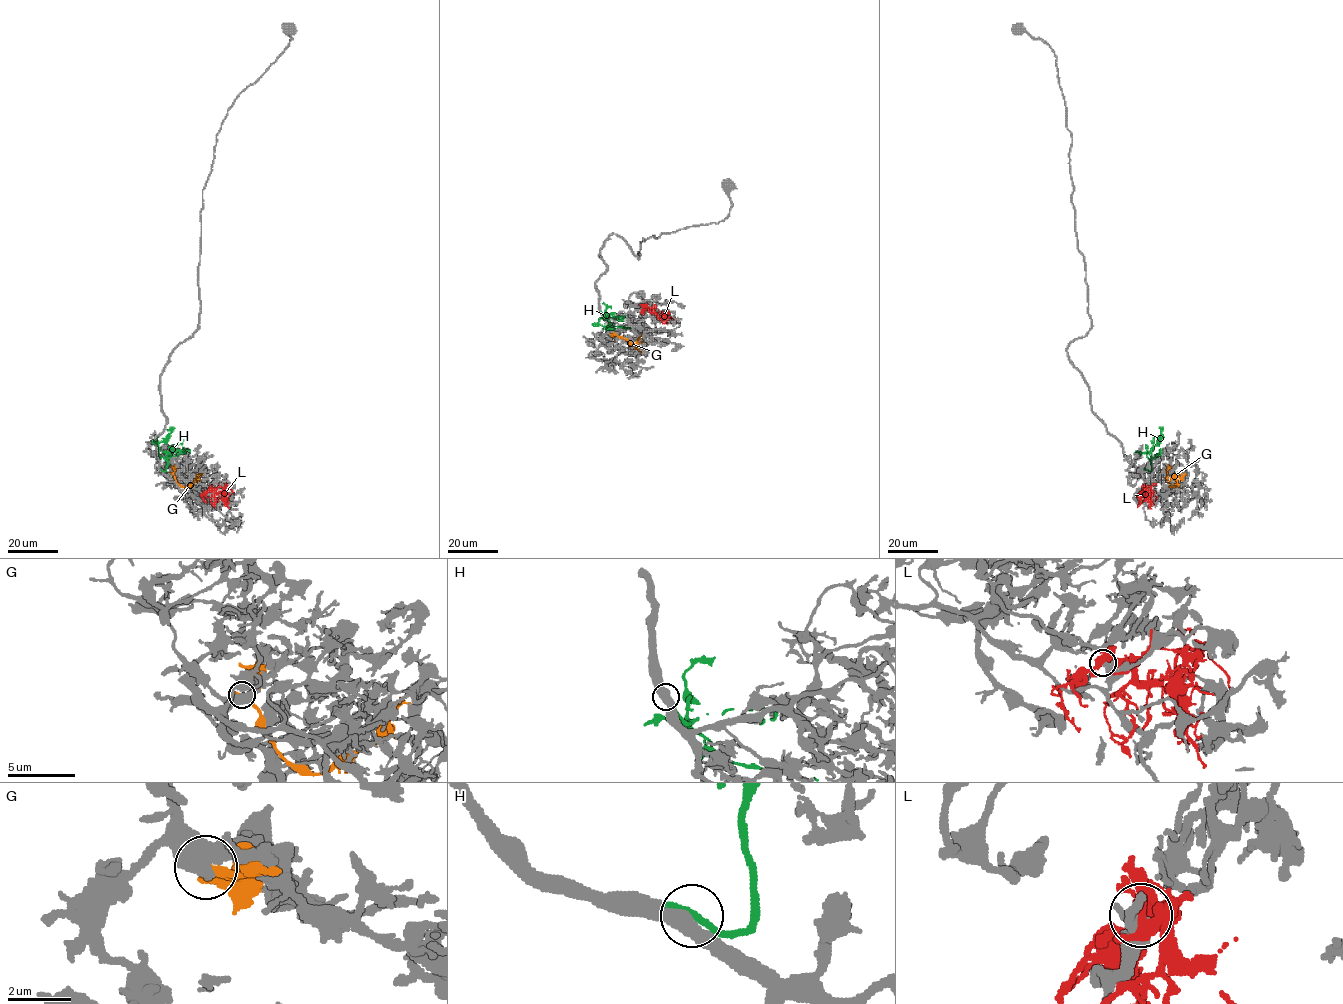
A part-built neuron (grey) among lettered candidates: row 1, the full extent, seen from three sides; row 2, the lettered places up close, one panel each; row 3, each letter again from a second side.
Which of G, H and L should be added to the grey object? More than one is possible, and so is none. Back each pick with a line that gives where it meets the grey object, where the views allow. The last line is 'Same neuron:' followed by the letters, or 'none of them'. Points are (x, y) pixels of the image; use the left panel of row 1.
H: Touches grey at (162, 470)
Same neuron: H

